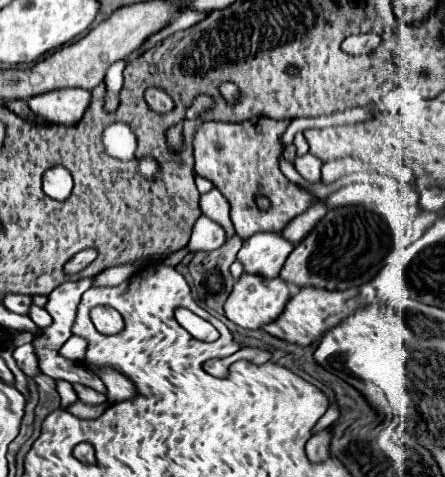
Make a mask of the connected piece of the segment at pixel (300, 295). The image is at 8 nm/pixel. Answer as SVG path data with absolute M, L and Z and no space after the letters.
M302 287L284 307L282 315L274 319L272 323L264 325L264 331L270 335L276 335L280 339L298 343L298 345L310 345L318 337L322 337L328 329L332 329L336 323L344 321L348 315L352 315L360 307L354 297L354 289L348 291L328 291L328 289L318 289L318 287Z

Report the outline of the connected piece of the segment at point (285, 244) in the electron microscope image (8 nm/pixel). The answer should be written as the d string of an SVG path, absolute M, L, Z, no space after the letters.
M256 233L244 241L238 251L238 261L246 273L258 273L262 277L278 277L280 267L292 253L294 245L280 233Z

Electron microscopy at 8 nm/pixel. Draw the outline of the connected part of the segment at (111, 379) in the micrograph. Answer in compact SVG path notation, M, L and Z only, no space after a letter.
M94 371L106 385L108 403L110 401L124 401L132 395L132 383L124 379L124 375L116 375L116 371Z

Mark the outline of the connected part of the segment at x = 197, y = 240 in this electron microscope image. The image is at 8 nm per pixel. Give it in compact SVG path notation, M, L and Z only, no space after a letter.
M200 217L194 225L192 239L188 243L188 249L192 253L196 251L212 251L226 243L226 231L216 221L210 221L208 217Z

